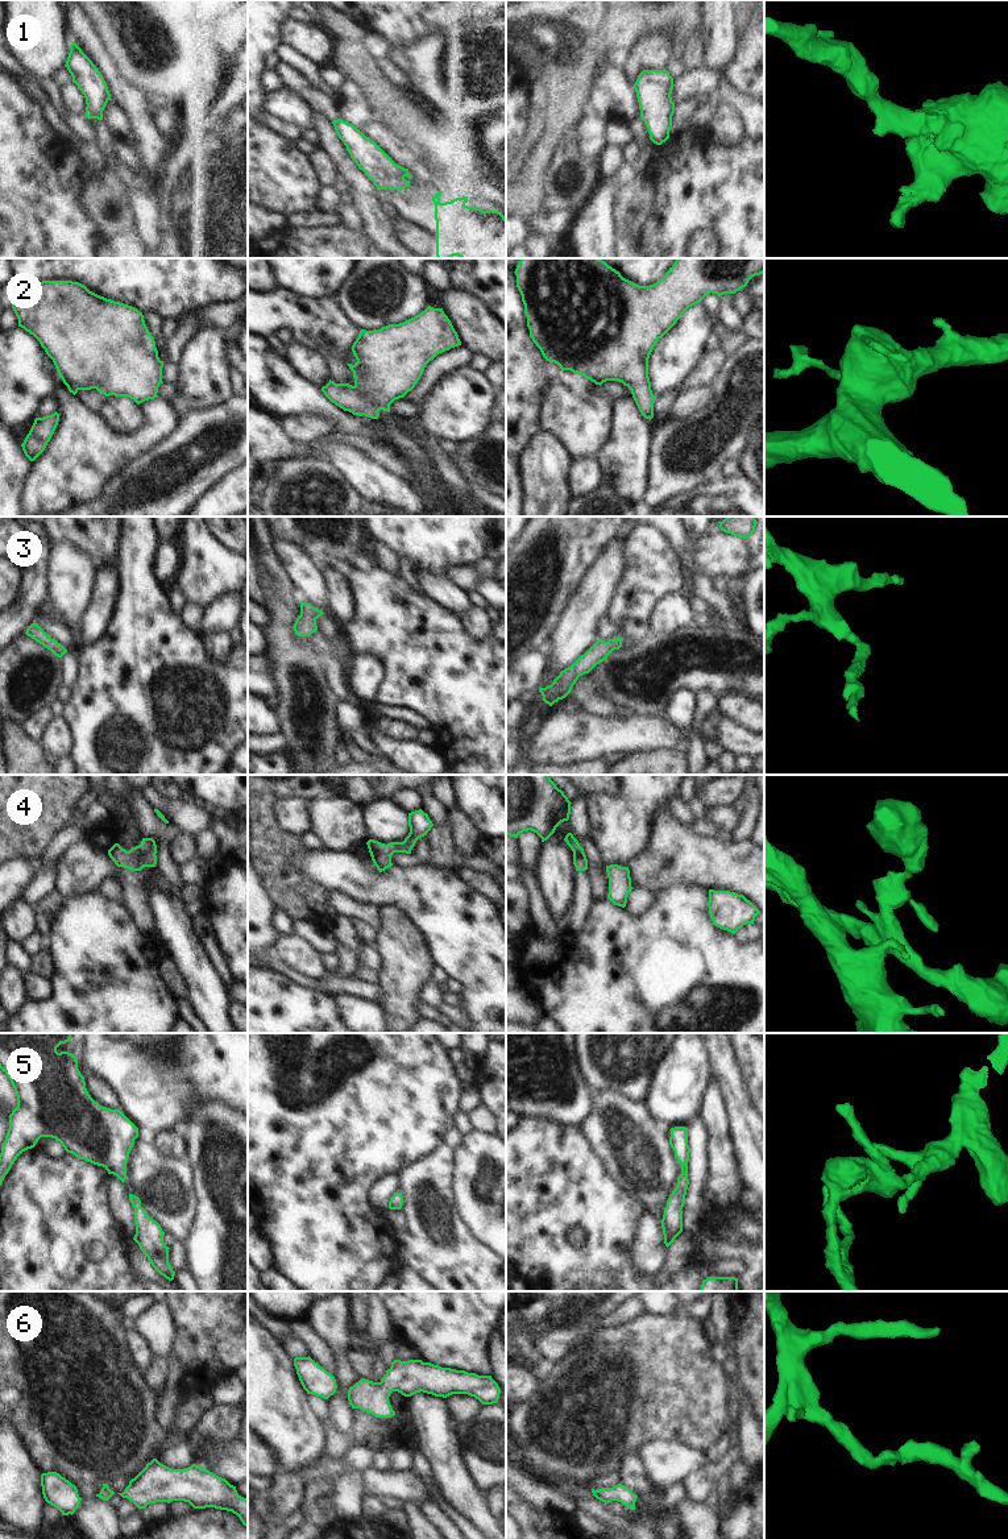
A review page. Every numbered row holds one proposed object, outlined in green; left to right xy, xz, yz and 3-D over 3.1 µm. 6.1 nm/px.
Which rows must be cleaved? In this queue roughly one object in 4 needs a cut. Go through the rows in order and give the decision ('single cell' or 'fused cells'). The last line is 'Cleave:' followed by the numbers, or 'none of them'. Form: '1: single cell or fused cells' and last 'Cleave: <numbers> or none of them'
1: single cell
2: single cell
3: single cell
4: single cell
5: single cell
6: single cell
Cleave: none of them

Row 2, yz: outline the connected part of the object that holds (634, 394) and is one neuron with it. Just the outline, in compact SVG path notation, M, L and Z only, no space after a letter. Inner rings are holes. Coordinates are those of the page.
M522 258L514 273L530 337L546 361L557 364L561 370L581 374L600 386L606 381L622 382L631 390L640 414L651 420L656 397L651 390L648 358L656 343L689 307L700 303L708 294L735 294L752 277L763 274L764 258L677 258L665 275L650 286L639 286L623 278L601 258Z

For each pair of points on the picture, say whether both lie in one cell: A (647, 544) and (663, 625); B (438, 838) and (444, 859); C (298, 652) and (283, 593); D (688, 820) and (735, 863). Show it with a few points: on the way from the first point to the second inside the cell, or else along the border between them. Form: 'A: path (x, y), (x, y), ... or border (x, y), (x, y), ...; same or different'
A: border (679, 592), (655, 606), (651, 633); different
B: path (440, 843), (442, 854); same
C: path (283, 638), (283, 608); same
D: border (668, 811), (676, 820), (689, 828); different

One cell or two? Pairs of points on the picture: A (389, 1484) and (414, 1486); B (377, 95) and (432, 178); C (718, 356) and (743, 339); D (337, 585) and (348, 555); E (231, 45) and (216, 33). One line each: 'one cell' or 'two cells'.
A: one cell
B: one cell
C: two cells
D: two cells
E: one cell

